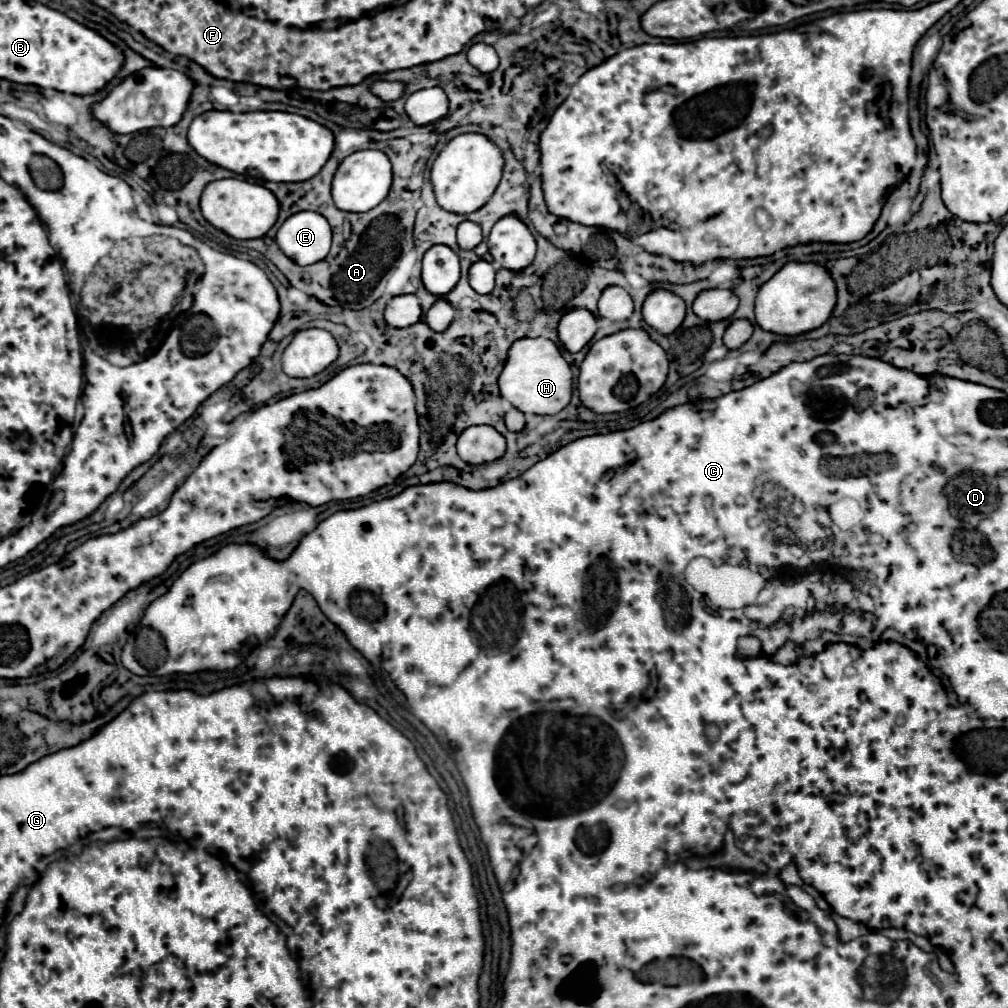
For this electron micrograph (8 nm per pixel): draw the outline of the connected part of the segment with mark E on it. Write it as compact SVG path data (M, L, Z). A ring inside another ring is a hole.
M296 212L278 230L280 250L300 266L326 258L332 242L328 220L318 212Z

